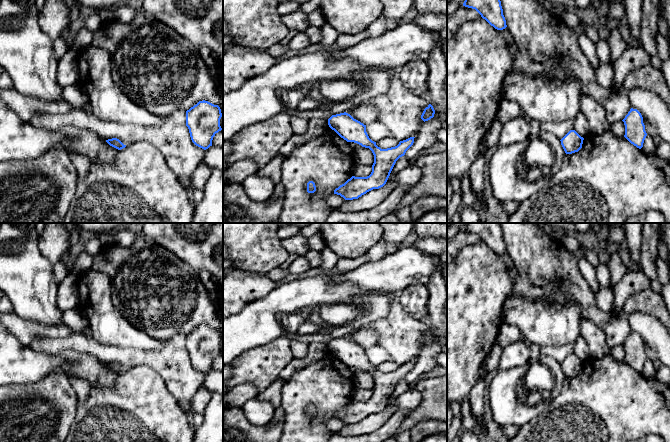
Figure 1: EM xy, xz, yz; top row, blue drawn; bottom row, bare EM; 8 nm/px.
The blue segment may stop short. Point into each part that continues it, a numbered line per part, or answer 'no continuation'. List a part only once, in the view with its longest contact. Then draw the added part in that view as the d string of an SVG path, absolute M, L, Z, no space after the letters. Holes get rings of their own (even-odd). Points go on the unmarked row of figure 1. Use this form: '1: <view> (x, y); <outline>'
no continuation

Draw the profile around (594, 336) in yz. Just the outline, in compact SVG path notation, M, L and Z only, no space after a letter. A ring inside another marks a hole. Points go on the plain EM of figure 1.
M581 319L580 335L587 342L591 357L602 358L610 354L611 349L606 343L605 333L594 322Z

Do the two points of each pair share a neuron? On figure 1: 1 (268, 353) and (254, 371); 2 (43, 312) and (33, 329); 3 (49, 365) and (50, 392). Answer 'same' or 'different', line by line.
1: same
2: different
3: different

